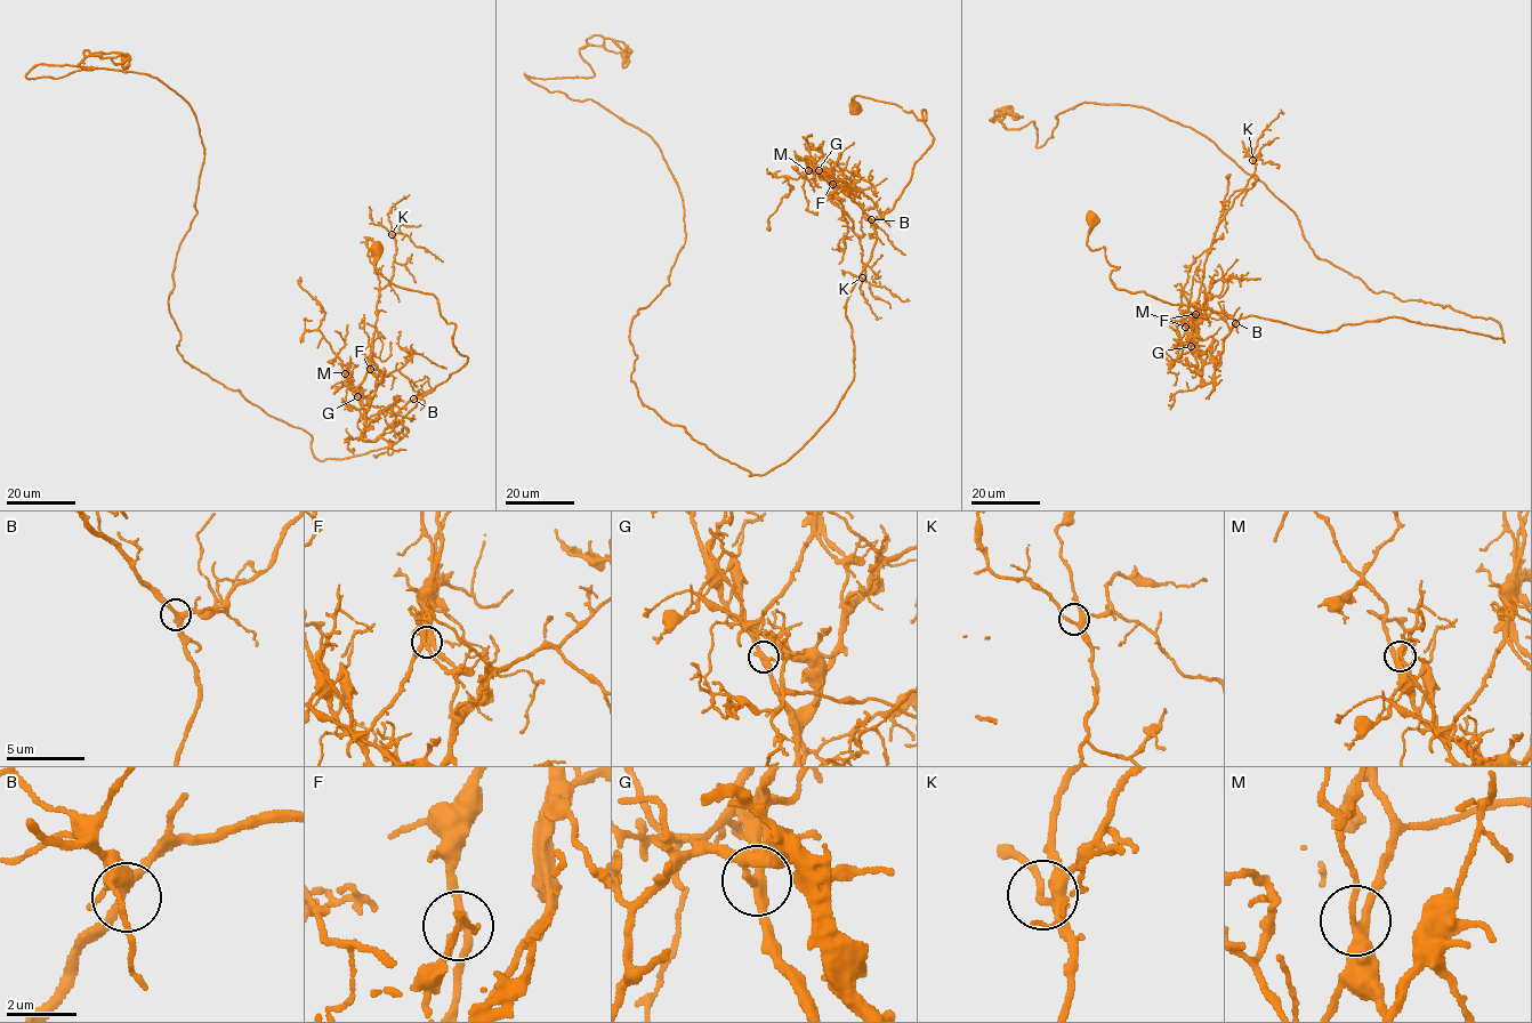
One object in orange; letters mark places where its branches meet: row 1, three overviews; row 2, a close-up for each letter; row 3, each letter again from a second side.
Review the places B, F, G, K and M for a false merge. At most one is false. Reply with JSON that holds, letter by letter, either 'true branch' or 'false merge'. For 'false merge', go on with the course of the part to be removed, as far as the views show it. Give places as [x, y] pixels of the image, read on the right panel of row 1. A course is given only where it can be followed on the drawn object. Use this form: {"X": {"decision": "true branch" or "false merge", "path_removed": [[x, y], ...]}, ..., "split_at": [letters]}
{"B": {"decision": "true branch"}, "F": {"decision": "true branch"}, "G": {"decision": "false merge", "path_removed": [[1191, 346], [1195, 300], [1214, 234], [1255, 171], [1254, 151], [1257, 139], [1282, 112], [1281, 109]]}, "K": {"decision": "true branch"}, "M": {"decision": "true branch"}, "split_at": ["G"]}

